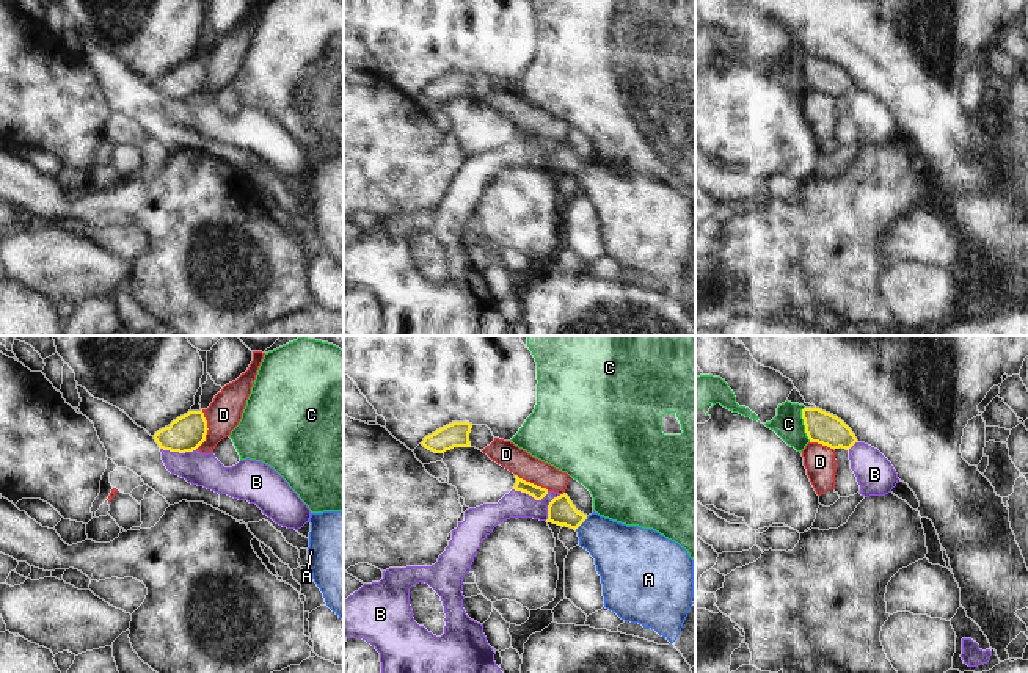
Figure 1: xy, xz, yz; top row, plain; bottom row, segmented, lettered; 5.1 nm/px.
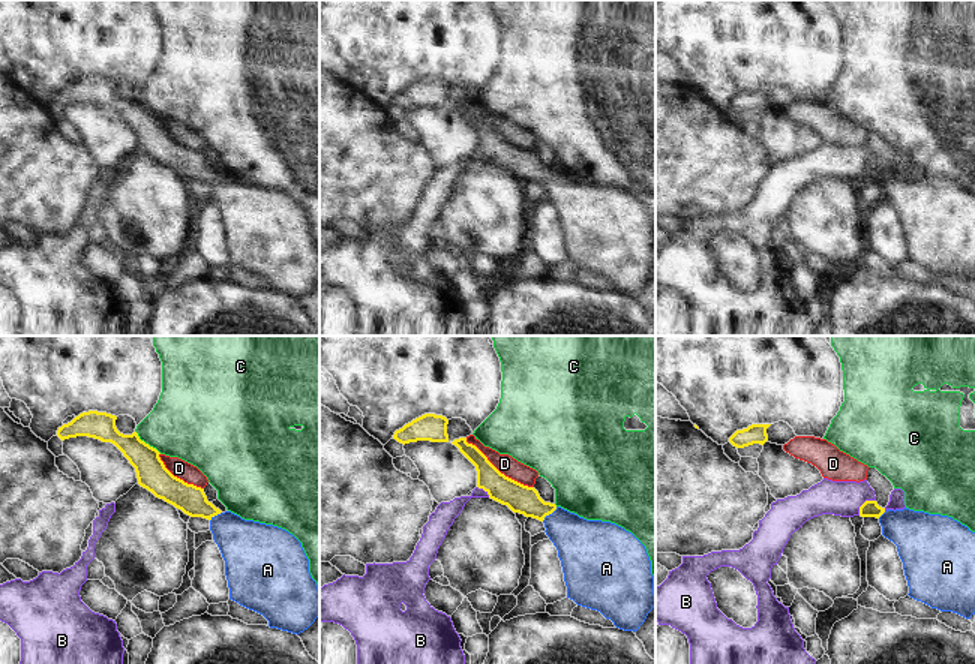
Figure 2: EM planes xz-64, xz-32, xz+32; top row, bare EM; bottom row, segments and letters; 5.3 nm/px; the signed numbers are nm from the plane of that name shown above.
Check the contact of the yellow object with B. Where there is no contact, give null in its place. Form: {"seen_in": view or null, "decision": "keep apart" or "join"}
{"seen_in": "xz", "decision": "keep apart"}

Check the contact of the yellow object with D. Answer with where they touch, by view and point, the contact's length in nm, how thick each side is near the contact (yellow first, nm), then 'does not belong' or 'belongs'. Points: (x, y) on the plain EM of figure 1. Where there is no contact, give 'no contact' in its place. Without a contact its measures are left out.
meets yellow in xy at (207, 77); contact 220 nm long; 180 nm thick on the yellow side, 170 nm on the other; does not belong

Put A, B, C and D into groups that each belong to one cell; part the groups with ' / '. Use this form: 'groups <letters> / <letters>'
groups A / B / C / D

